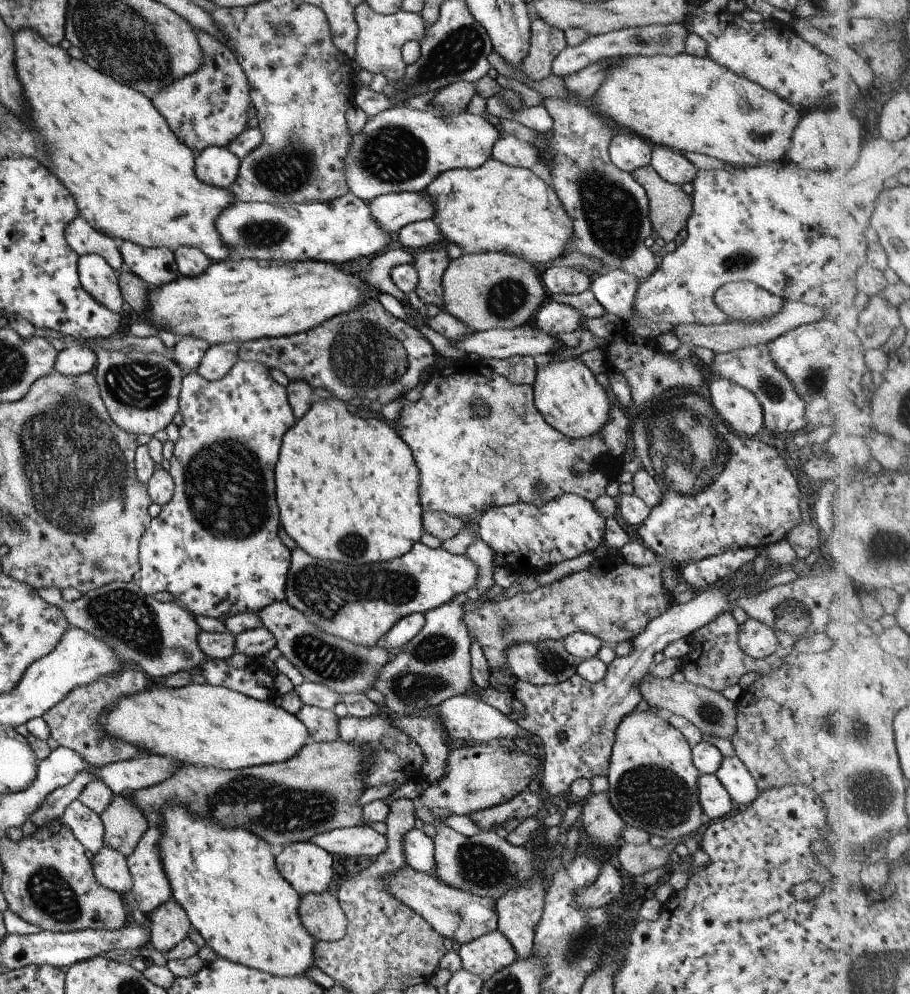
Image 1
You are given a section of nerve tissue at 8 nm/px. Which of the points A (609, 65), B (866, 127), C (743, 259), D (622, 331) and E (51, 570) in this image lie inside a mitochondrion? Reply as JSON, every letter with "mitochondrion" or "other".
{"A":"other","B":"other","C":"mitochondrion","D":"other","E":"other"}

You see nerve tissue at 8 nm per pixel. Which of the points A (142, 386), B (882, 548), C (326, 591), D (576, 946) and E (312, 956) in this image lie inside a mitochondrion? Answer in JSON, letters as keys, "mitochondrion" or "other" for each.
{"A":"mitochondrion","B":"mitochondrion","C":"mitochondrion","D":"mitochondrion","E":"other"}

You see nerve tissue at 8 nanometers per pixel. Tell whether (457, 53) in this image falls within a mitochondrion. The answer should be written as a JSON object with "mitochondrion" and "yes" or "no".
{"mitochondrion":"yes"}

